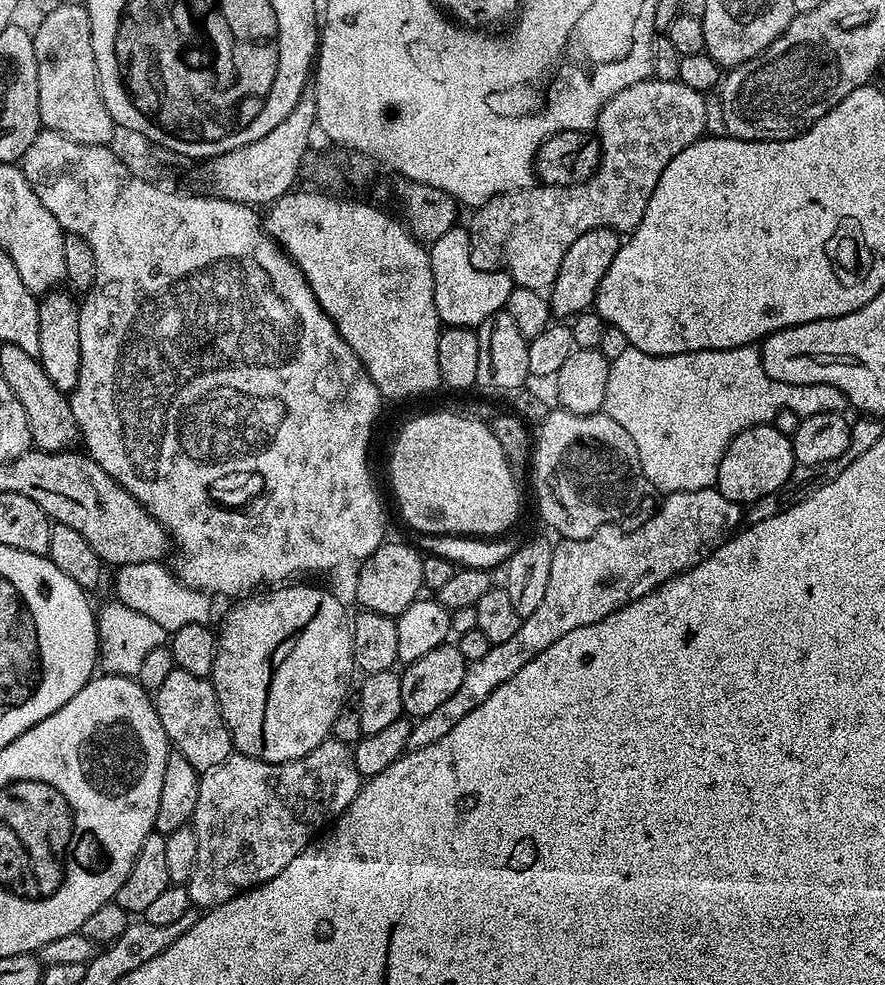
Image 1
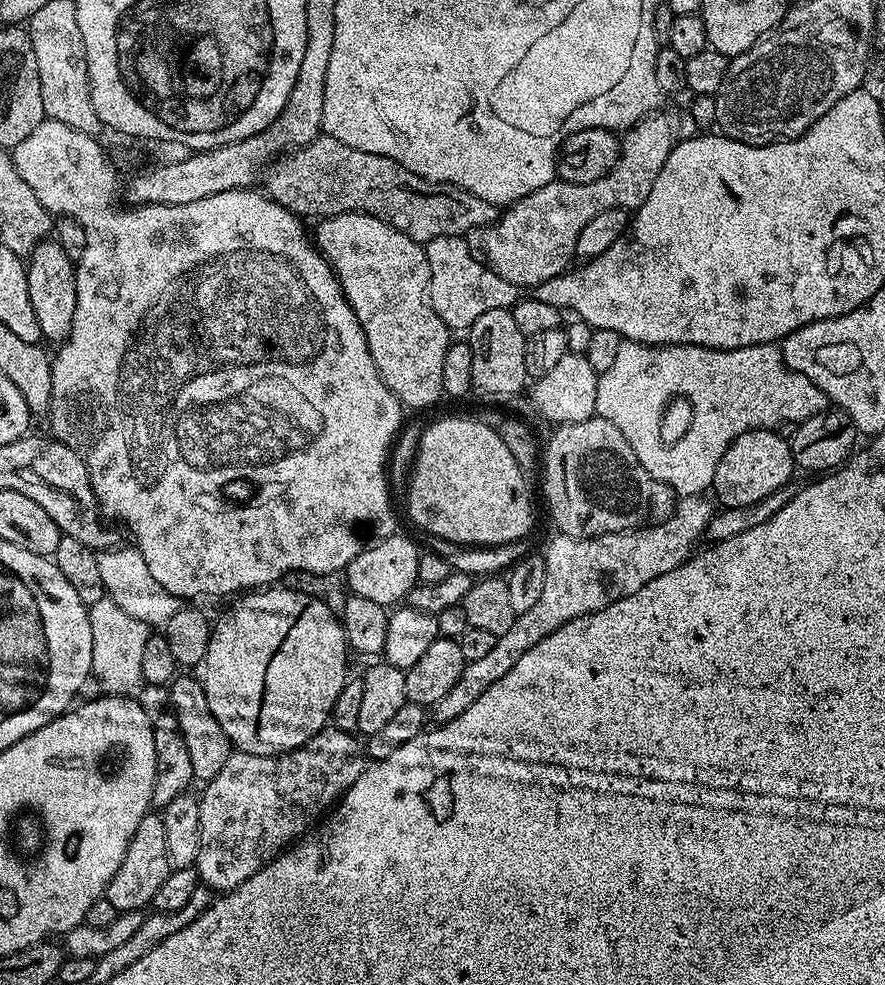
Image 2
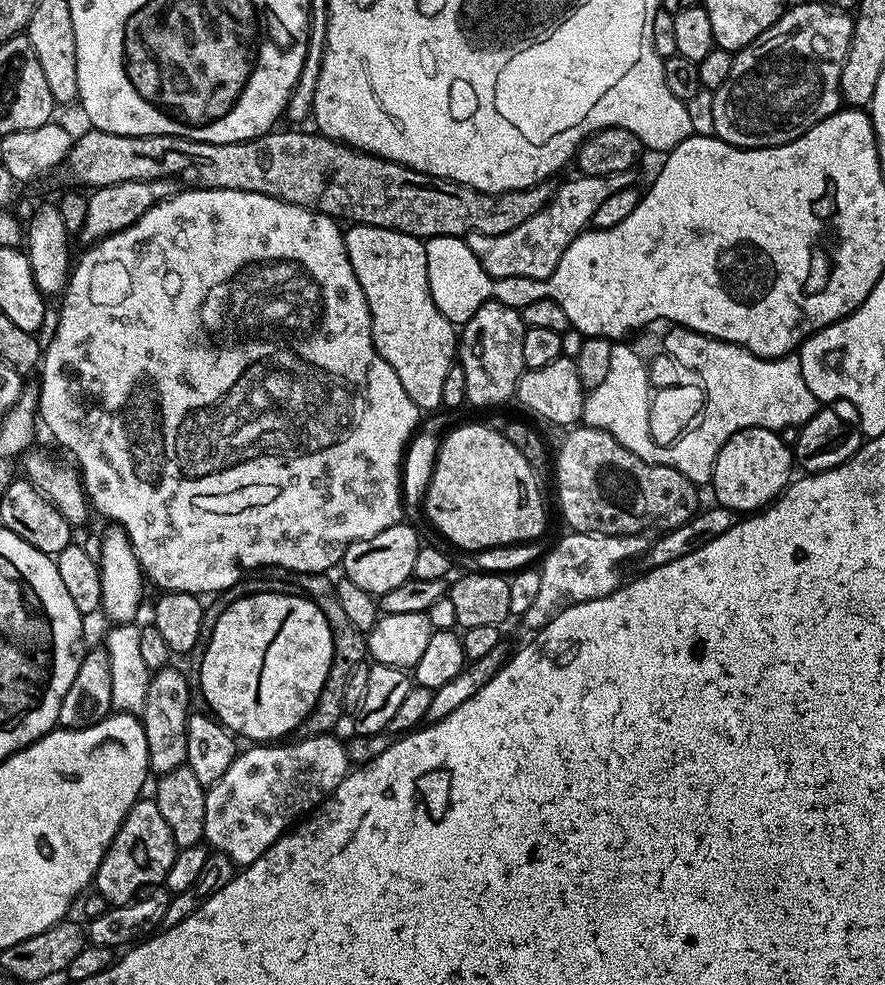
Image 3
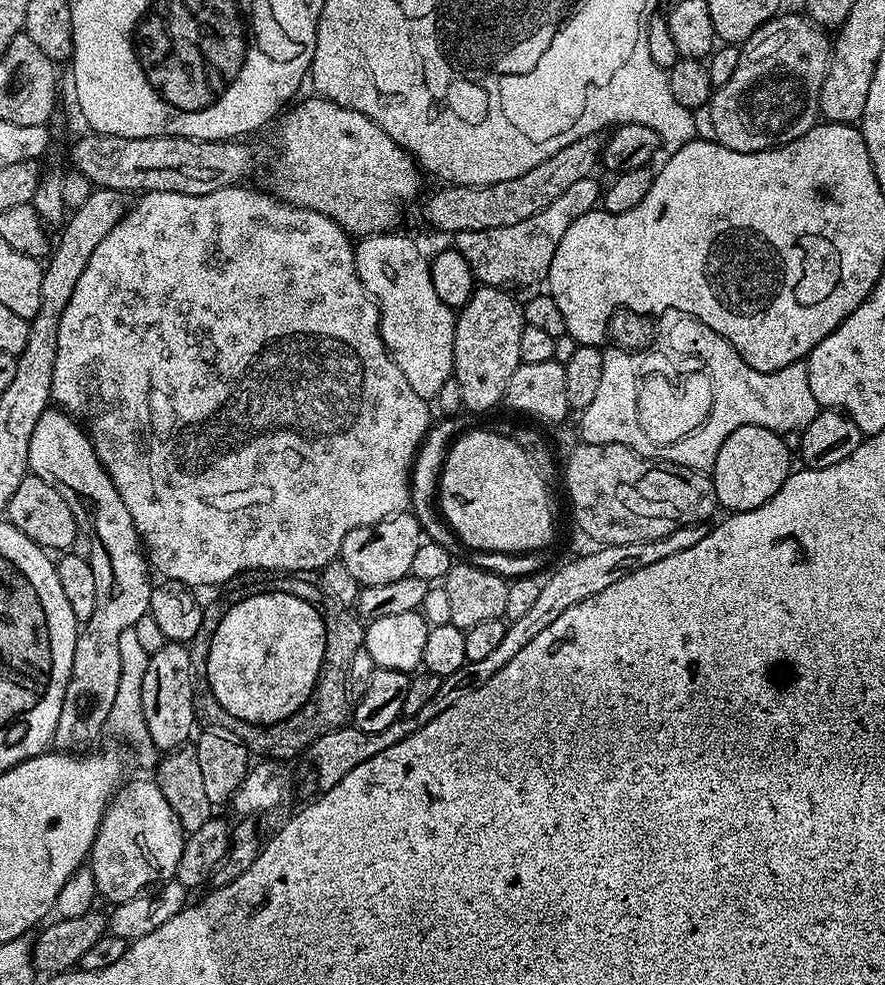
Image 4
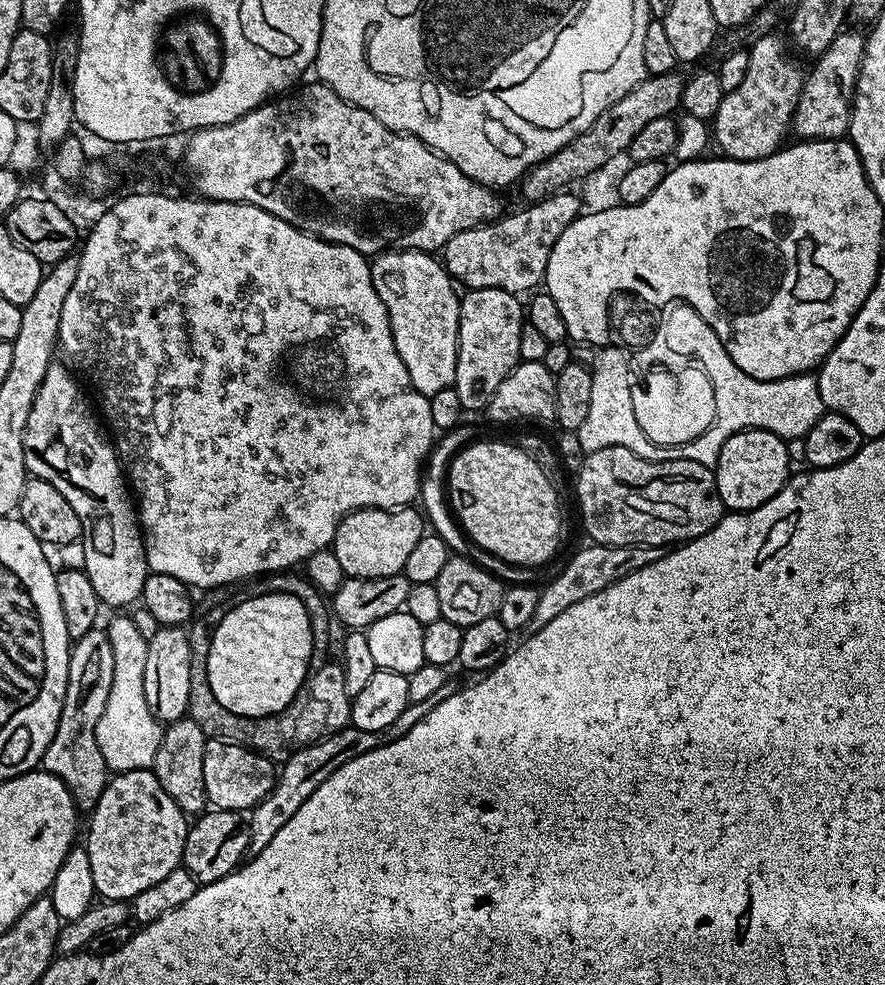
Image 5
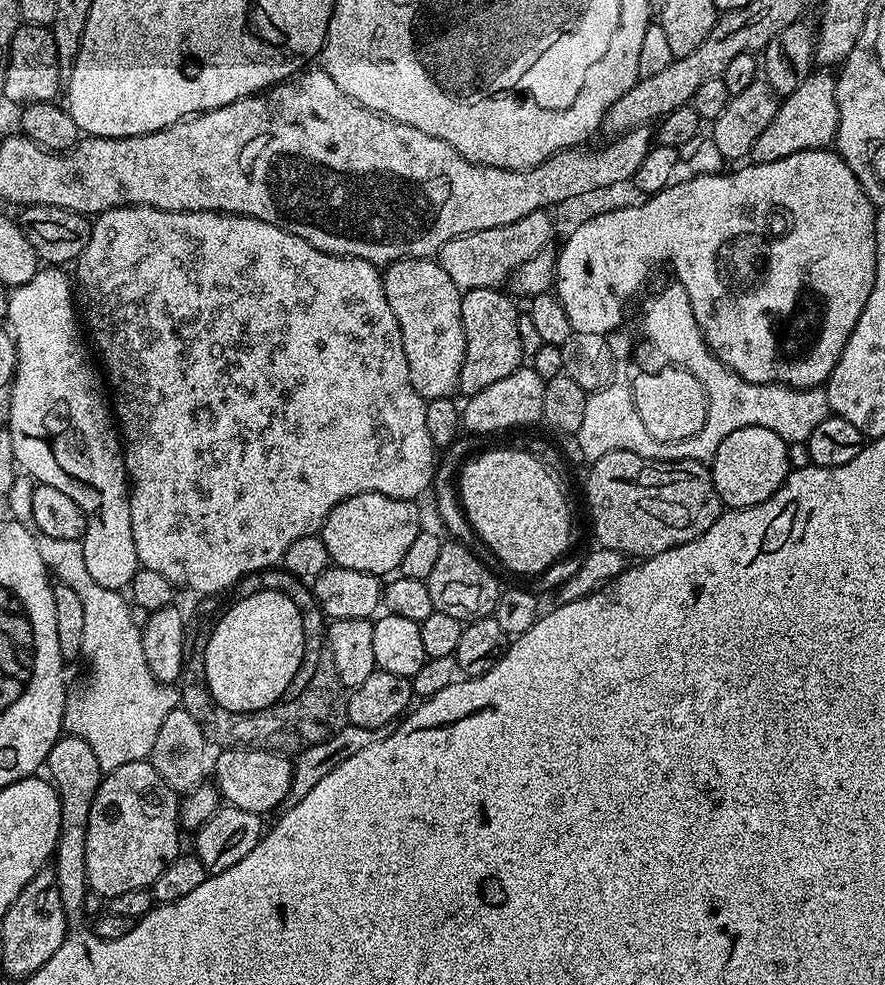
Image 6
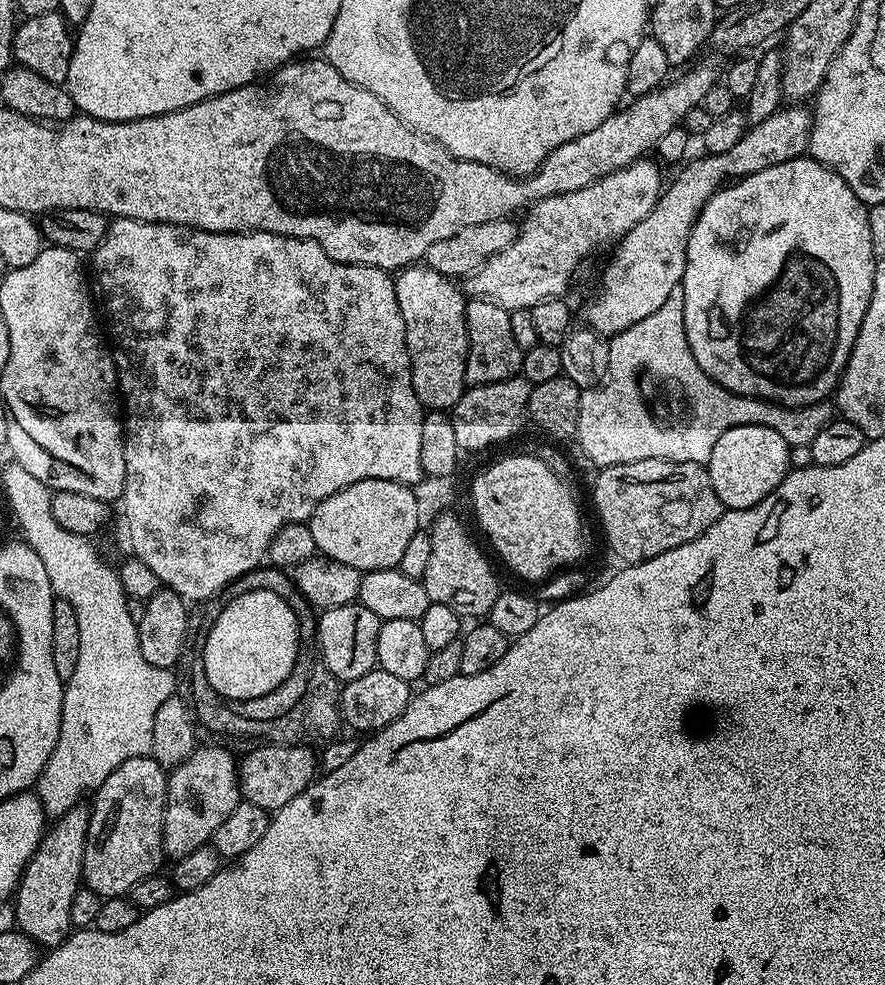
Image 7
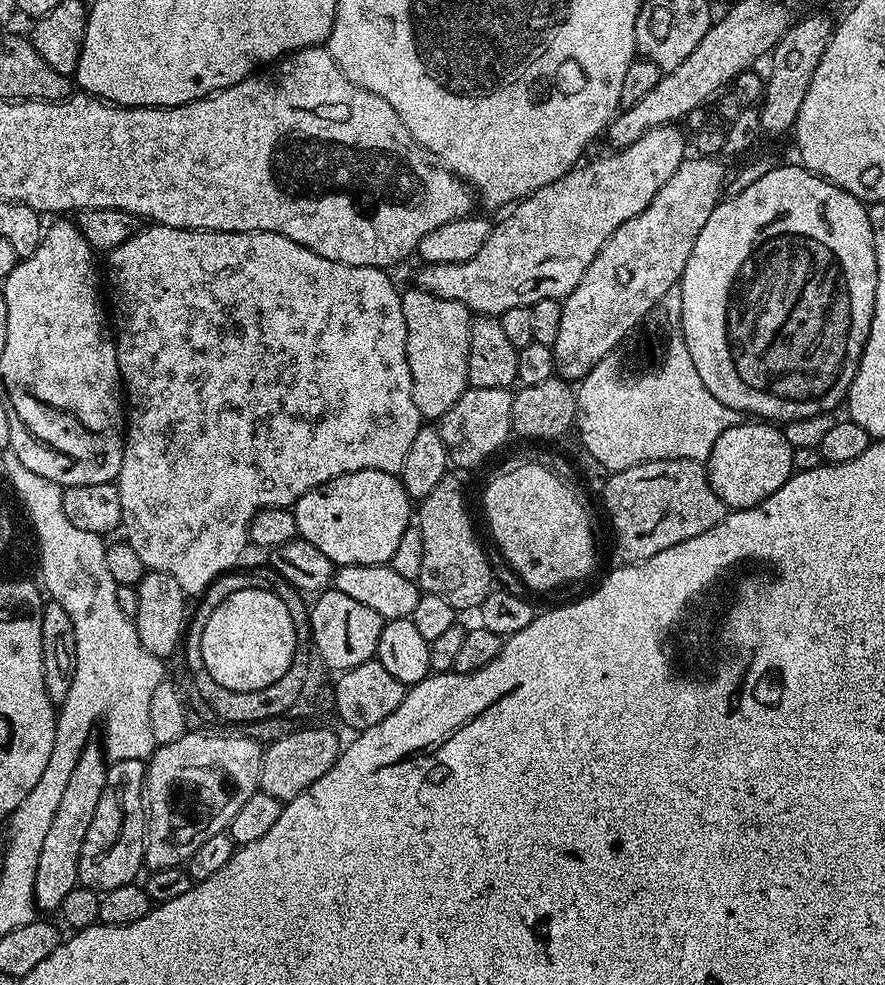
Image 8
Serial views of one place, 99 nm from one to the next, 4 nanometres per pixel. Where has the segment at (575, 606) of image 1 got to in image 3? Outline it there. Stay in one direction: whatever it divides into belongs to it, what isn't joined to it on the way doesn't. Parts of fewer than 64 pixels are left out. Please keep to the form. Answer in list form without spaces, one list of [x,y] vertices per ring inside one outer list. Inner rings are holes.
[[[569,531],[543,557],[538,571],[542,578],[538,595],[530,610],[522,618],[522,624],[531,630],[539,630],[569,604],[581,604],[594,598],[602,598],[620,587],[620,567],[635,556],[643,557],[649,551],[650,540],[647,535],[611,536],[597,532]],[[552,552],[552,553],[551,553]],[[544,564],[544,565],[543,565]]]

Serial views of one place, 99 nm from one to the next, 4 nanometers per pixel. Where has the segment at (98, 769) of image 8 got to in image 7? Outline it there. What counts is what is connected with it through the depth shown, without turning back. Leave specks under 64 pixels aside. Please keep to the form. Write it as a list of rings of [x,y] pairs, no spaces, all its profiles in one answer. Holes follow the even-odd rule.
[[[83,803],[75,804],[66,814],[47,829],[40,840],[38,850],[30,858],[26,870],[20,876],[14,893],[16,928],[30,937],[41,949],[51,950],[69,939],[73,931],[70,906],[74,894],[82,886],[84,875],[84,851],[86,834],[90,826],[89,809]]]

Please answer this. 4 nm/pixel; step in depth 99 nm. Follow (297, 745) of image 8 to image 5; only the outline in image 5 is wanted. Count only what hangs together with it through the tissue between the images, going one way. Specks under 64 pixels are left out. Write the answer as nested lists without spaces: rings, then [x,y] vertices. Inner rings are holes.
[[[206,739],[206,754],[202,754],[202,782],[206,782],[206,798],[213,809],[247,813],[270,794],[277,775],[277,765],[251,748],[231,744],[228,740]]]

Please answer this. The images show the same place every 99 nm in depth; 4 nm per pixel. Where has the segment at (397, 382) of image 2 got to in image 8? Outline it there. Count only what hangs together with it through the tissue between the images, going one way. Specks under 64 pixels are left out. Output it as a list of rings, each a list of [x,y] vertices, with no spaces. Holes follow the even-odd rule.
[[[415,286],[400,297],[402,318],[406,318],[406,358],[410,362],[410,378],[414,406],[428,422],[441,416],[462,398],[468,383],[468,355],[470,354],[470,326],[474,316],[462,302],[438,298]]]

